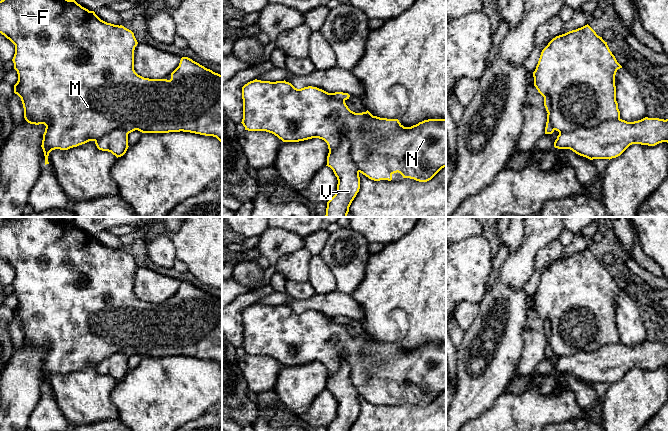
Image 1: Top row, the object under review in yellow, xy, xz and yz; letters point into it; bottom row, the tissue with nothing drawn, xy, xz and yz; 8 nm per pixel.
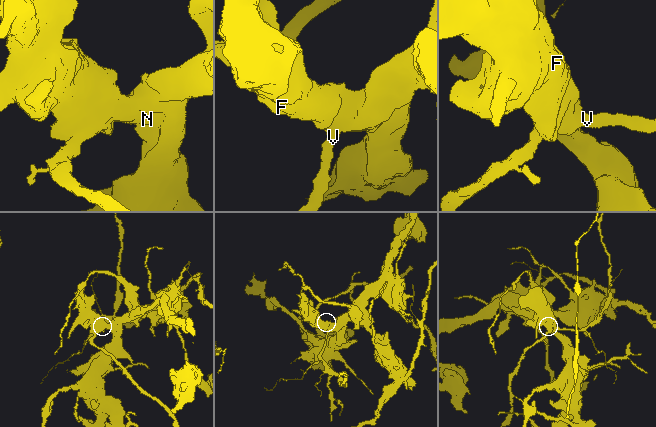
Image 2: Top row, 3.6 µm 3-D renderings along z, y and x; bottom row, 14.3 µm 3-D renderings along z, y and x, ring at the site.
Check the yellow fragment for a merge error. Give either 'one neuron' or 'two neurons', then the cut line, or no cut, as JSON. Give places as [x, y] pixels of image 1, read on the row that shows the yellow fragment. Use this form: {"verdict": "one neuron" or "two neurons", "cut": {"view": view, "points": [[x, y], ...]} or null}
{"verdict": "two neurons", "cut": {"view": "xz", "points": [[342, 126], [345, 137], [350, 144], [351, 159], [359, 171]]}}

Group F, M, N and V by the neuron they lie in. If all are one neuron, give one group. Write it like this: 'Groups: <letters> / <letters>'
Groups: F M N / V

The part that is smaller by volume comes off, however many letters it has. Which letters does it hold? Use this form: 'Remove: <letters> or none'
Remove: V

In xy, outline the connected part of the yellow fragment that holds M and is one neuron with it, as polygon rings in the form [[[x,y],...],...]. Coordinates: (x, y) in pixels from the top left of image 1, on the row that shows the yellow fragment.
[[[1,0],[0,33],[15,45],[12,61],[18,74],[18,81],[14,85],[14,93],[21,98],[24,118],[30,124],[46,126],[41,145],[45,165],[49,164],[48,156],[52,150],[68,150],[89,141],[97,141],[117,128],[123,129],[128,134],[135,130],[142,133],[190,132],[216,137],[222,145],[222,75],[205,68],[192,59],[182,57],[179,66],[171,73],[170,80],[149,79],[138,75],[134,70],[134,50],[138,44],[134,33],[122,25],[114,25],[101,20],[94,11],[82,7],[75,0]]]

